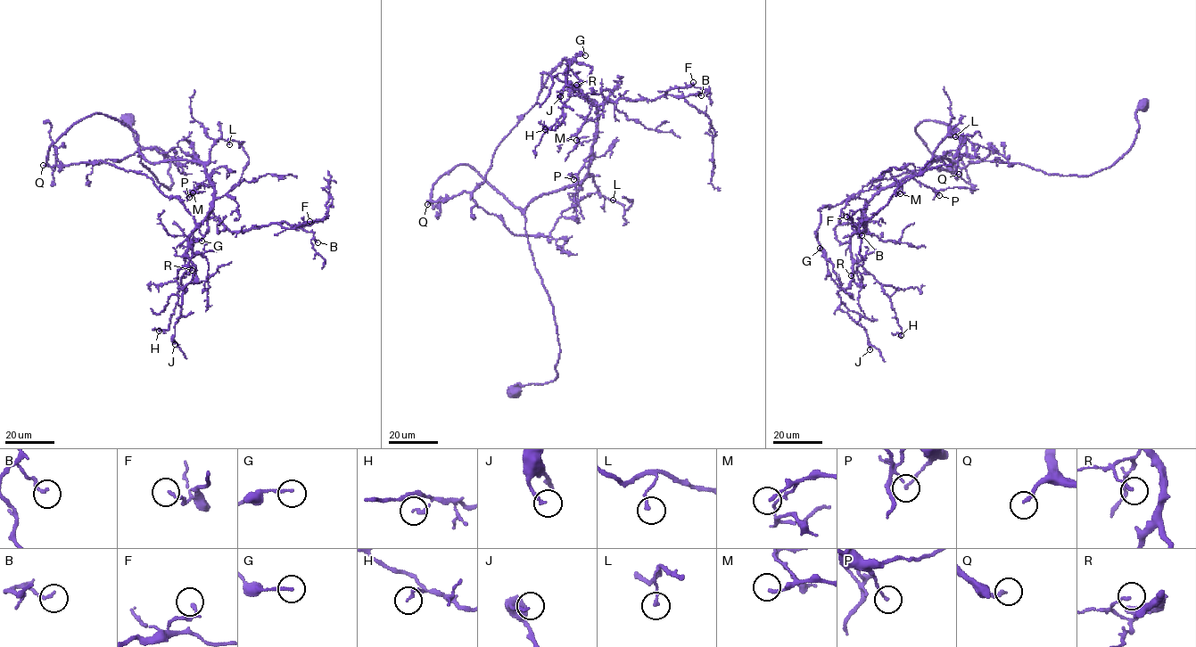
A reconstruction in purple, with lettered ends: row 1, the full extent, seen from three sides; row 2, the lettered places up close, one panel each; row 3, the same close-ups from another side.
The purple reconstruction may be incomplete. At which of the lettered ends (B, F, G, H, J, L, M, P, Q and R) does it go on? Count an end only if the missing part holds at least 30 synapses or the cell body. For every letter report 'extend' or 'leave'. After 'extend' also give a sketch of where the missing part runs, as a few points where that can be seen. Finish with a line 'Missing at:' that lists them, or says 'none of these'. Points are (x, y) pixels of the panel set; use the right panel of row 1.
B: leave
F: leave
G: leave
H: leave
J: leave
L: leave
M: leave
P: leave
Q: extend; course (959, 174), (971, 186), (983, 188), (983, 200)
R: leave
Missing at: Q

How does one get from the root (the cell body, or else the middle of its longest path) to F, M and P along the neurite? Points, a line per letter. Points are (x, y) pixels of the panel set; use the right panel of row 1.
F: (1142, 104), (1133, 146), (1089, 175), (940, 158), (873, 197), (865, 232), (862, 220), (853, 225), (846, 217)
M: (1142, 104), (1133, 146), (1089, 175), (964, 154), (906, 176), (900, 193)
P: (1142, 104), (1134, 144), (1109, 167), (1048, 175), (968, 154), (955, 162), (940, 158), (913, 176), (939, 195)

